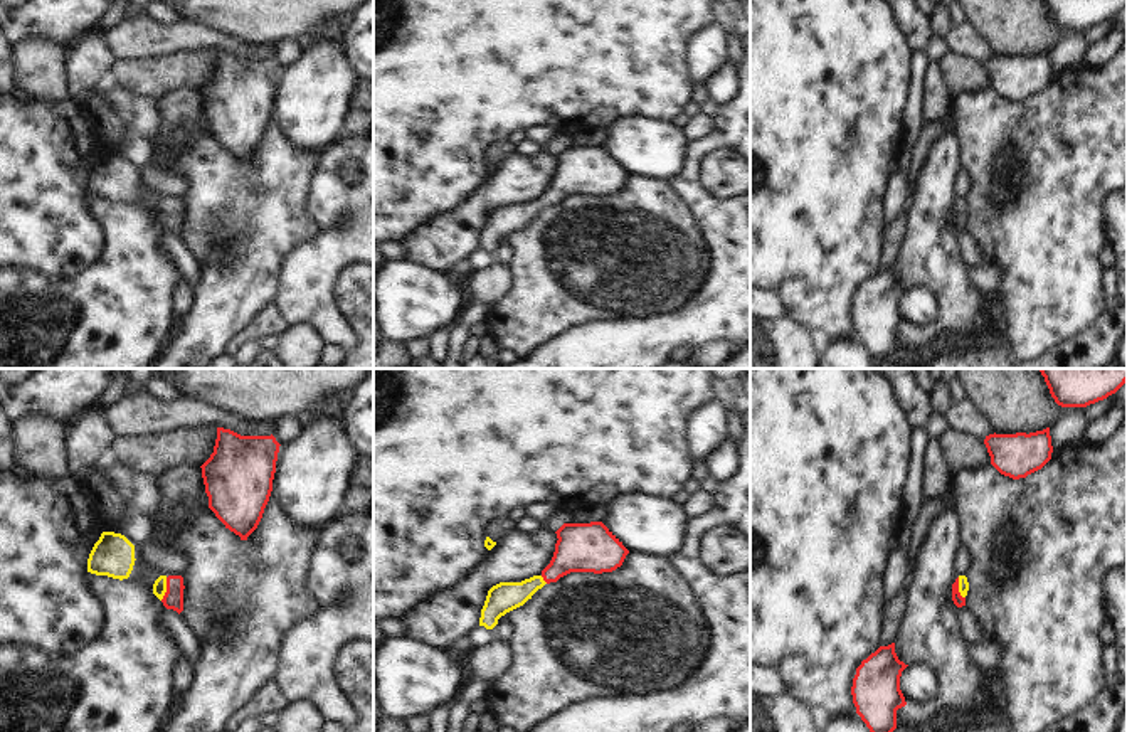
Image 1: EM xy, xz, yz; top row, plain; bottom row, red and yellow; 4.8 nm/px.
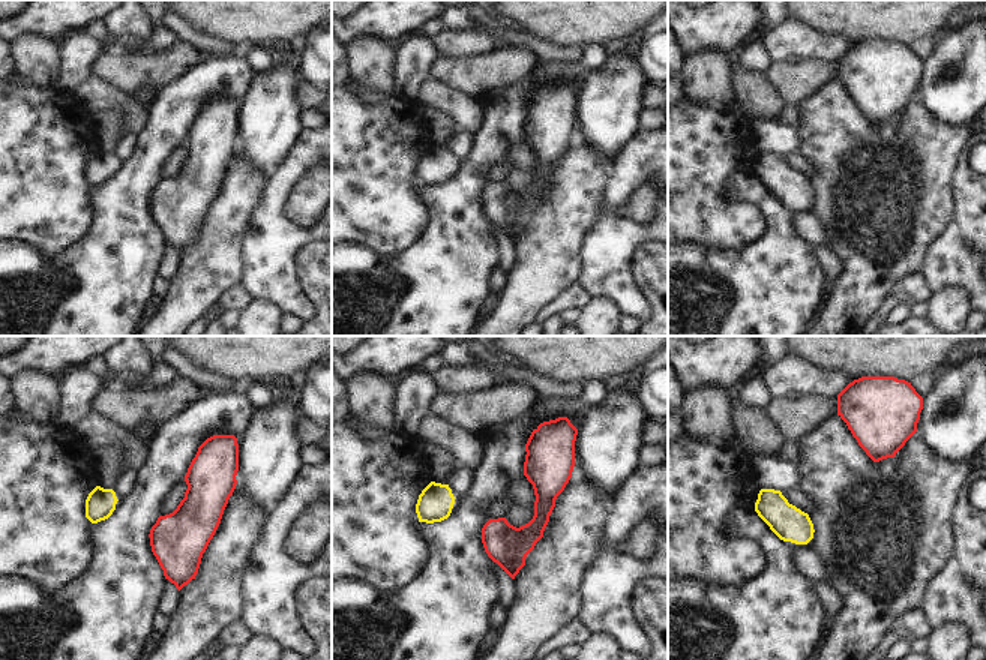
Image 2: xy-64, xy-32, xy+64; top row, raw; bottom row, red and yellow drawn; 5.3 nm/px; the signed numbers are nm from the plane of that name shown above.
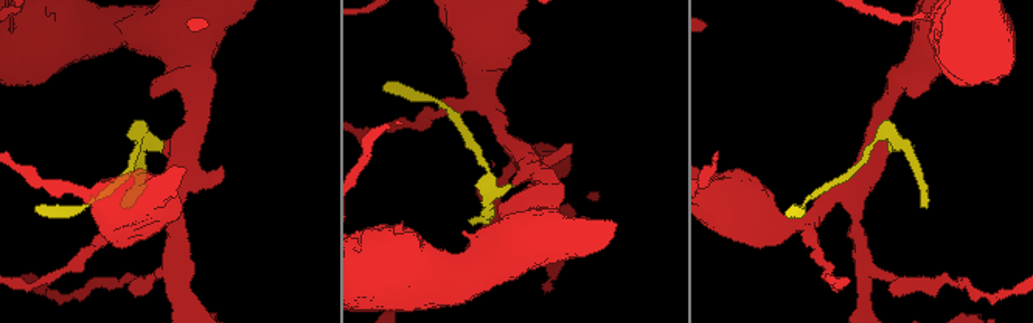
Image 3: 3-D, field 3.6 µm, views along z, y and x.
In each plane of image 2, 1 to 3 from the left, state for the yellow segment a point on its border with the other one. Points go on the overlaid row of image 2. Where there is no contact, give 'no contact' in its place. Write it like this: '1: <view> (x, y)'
1: no contact
2: no contact
3: no contact

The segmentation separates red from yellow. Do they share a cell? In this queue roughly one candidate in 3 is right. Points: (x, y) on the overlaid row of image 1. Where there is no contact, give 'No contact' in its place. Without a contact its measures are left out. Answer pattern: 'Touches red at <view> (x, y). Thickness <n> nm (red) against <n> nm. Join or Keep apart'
Touches red at xy (167, 589). Thickness 100 nm (red) against 60 nm. Join.

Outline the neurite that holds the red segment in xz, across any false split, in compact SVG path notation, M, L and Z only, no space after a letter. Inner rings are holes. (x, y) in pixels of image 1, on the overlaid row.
M564 523L557 532L555 552L540 576L521 582L500 582L488 591L479 626L493 629L506 613L523 606L545 584L570 572L612 572L622 565L629 550L602 523Z

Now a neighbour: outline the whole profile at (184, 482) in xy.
M180 464L163 473L156 478L156 485L161 500L158 512L151 517L153 538L161 537L163 523L180 500L193 500L204 493L200 468L192 464Z

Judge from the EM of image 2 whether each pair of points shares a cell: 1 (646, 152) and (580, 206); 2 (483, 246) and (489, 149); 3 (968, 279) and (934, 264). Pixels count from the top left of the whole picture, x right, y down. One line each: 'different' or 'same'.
1: different
2: same
3: same

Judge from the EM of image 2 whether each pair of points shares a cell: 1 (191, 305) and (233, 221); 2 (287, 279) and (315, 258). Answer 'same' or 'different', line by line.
1: same
2: different

